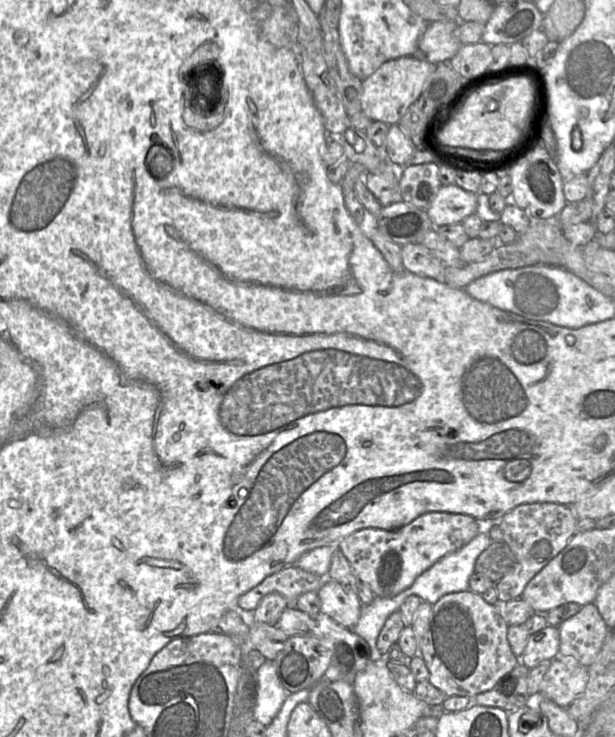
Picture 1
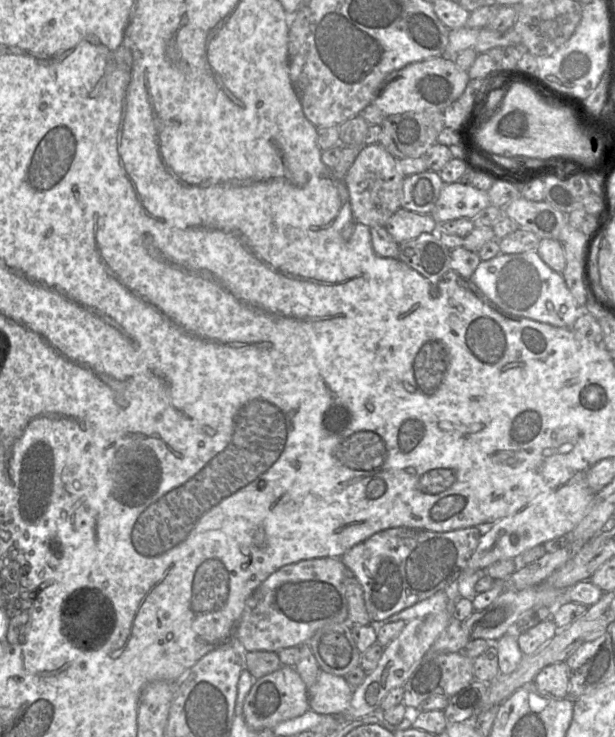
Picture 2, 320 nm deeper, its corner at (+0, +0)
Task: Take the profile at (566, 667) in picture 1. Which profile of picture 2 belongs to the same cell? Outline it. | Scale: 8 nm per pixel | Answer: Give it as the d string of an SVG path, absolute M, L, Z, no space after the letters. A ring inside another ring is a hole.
M557 662L542 668L533 680L536 689L555 698L569 696L569 667L566 662Z

